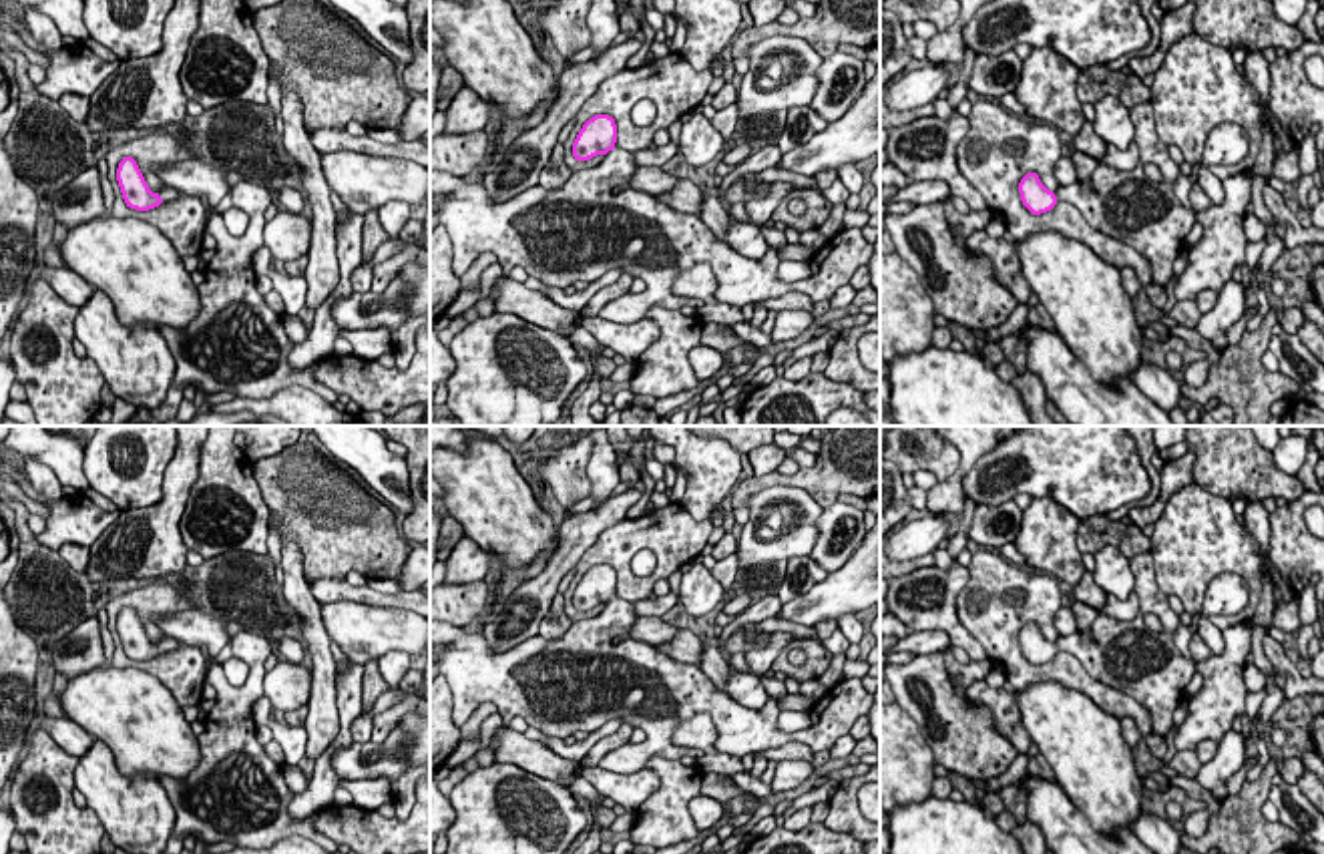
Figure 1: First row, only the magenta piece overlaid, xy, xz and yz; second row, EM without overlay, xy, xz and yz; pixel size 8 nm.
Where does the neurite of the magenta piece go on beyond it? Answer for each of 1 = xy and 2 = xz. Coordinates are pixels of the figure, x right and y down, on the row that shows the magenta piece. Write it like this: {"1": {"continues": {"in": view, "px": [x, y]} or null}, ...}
{"1": {"continues": {"in": "xy", "px": [167, 193]}}, "2": {"continues": {"in": "xz", "px": [595, 222]}}}

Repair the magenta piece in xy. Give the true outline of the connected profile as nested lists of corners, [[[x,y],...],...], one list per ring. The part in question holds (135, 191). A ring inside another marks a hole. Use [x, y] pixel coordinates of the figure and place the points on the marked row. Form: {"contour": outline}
{"contour": [[[125,157],[117,169],[117,181],[127,207],[137,211],[149,211],[159,207],[163,201],[175,201],[179,193],[171,187],[153,193],[133,157]]]}

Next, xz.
{"contour": [[[595,115],[579,131],[573,157],[589,161],[603,155],[597,167],[575,171],[561,189],[534,185],[502,203],[492,201],[482,185],[430,171],[430,213],[438,213],[448,229],[454,273],[462,277],[484,251],[496,255],[502,279],[520,265],[530,277],[563,289],[619,269],[643,279],[645,289],[607,303],[599,317],[635,324],[647,317],[649,307],[701,309],[705,301],[673,293],[677,273],[697,263],[711,265],[715,301],[743,307],[790,291],[814,303],[830,299],[872,257],[872,243],[860,227],[846,227],[816,251],[806,279],[782,281],[776,275],[778,249],[747,259],[719,241],[697,215],[633,189],[639,165],[615,143],[615,119]]]}

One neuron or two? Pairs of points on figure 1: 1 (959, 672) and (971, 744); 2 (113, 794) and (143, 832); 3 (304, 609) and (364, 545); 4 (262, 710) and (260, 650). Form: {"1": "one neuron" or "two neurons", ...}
{"1": "two neurons", "2": "one neuron", "3": "two neurons", "4": "two neurons"}

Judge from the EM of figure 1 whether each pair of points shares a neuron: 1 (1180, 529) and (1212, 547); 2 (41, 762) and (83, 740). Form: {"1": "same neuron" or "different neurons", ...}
{"1": "same neuron", "2": "different neurons"}

